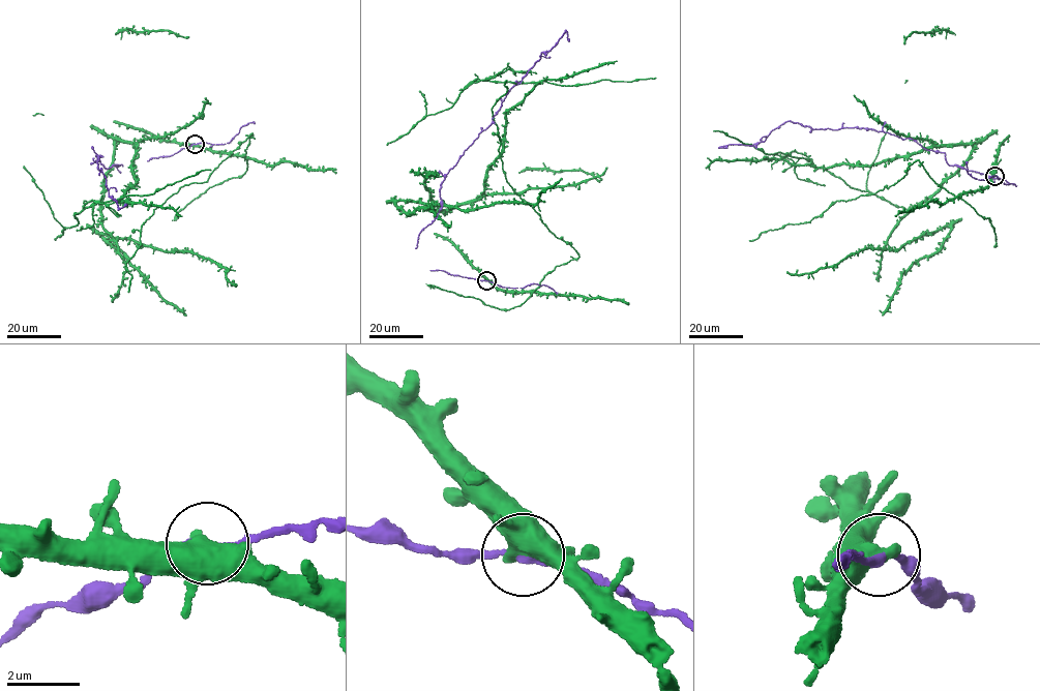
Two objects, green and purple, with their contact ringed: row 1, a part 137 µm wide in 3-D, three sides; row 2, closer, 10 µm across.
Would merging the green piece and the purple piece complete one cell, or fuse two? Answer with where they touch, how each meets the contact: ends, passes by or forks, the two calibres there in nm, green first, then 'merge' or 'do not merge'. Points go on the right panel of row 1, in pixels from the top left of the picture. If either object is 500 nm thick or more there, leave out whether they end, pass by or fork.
(994, 176) | 700/180 nm | do not merge

